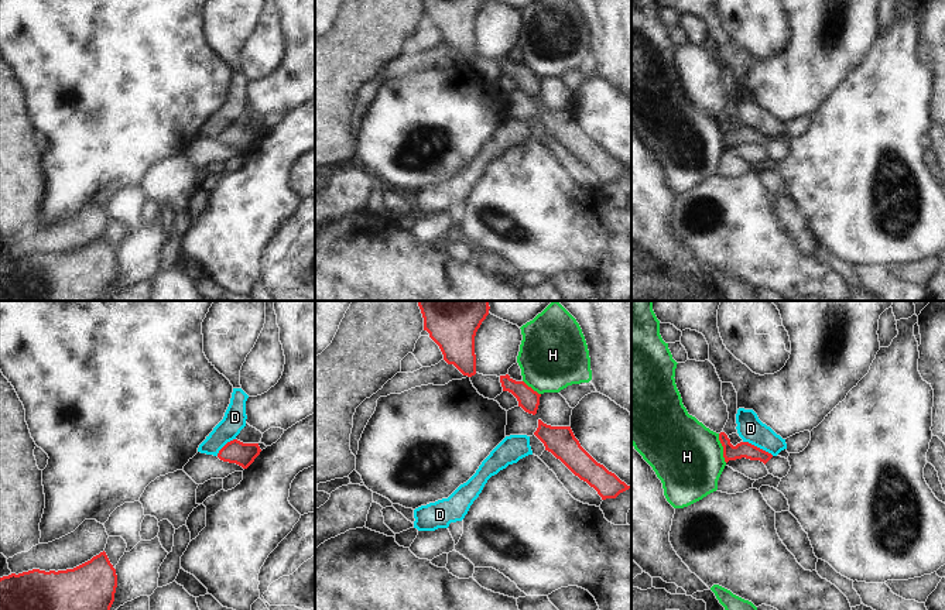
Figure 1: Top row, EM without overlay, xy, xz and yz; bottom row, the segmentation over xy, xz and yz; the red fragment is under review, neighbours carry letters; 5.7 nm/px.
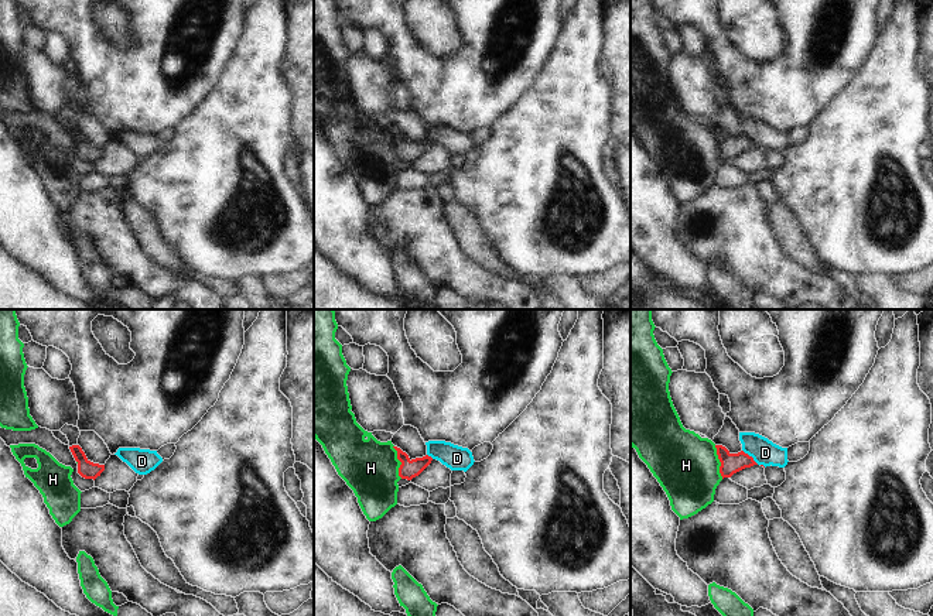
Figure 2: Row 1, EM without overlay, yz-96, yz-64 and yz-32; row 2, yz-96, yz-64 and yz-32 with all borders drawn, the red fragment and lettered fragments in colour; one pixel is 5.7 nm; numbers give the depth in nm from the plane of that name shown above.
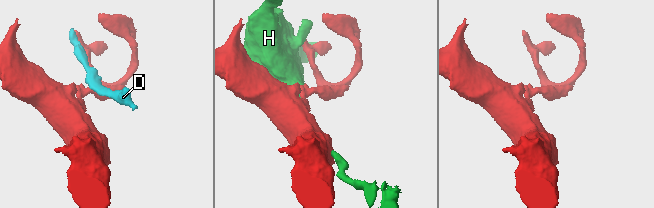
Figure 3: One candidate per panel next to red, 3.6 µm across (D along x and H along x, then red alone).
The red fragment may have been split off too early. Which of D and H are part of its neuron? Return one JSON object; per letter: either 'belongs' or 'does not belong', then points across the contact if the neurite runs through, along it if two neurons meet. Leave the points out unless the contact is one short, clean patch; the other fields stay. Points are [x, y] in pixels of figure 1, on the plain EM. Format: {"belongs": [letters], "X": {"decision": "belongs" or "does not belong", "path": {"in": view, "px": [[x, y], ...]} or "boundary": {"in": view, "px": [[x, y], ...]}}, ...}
{"belongs": [], "D": {"decision": "does not belong", "boundary": {"in": "yz", "px": [[743, 124], [773, 139]]}}, "H": {"decision": "does not belong", "boundary": {"in": "yz", "px": [[718, 117], [722, 140], [726, 146]]}}}

